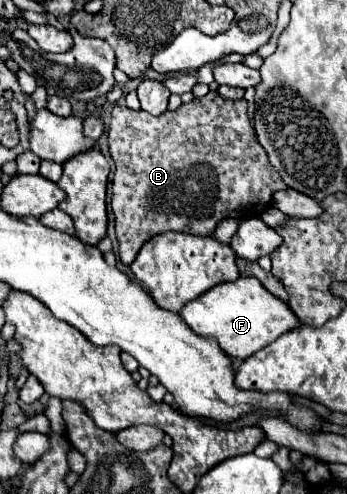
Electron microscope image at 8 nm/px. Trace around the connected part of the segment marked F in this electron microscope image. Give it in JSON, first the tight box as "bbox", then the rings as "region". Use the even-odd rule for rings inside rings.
{"bbox":[179,277,299,359],"region":[[[239,277],[233,283],[219,283],[187,303],[179,315],[197,335],[215,337],[219,347],[235,359],[247,359],[273,343],[279,335],[299,327],[299,319],[293,315],[287,303],[271,295],[255,277]]]}

